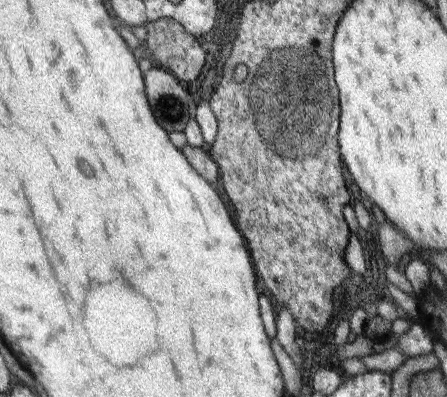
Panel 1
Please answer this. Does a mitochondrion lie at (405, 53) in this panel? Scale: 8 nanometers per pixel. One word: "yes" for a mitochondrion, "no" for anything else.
no

